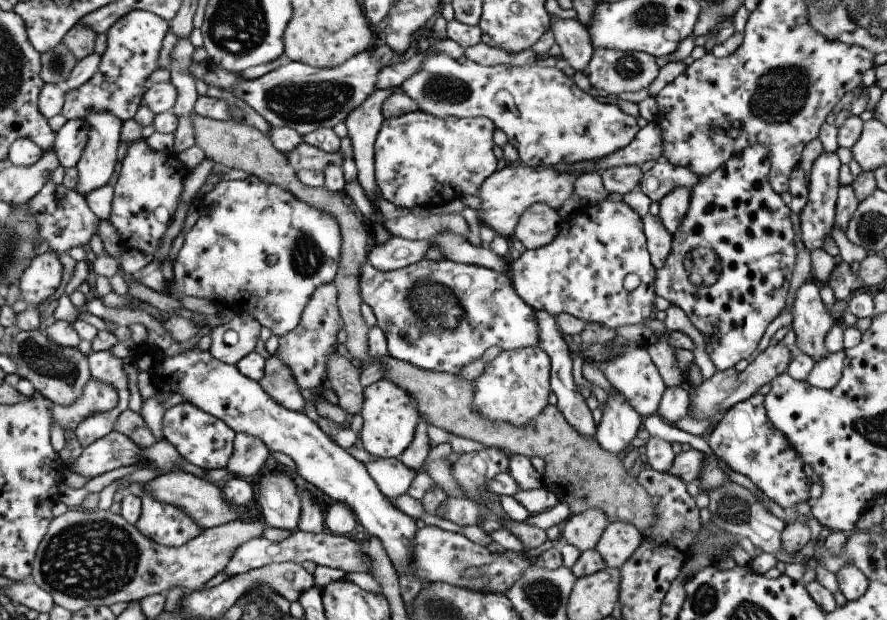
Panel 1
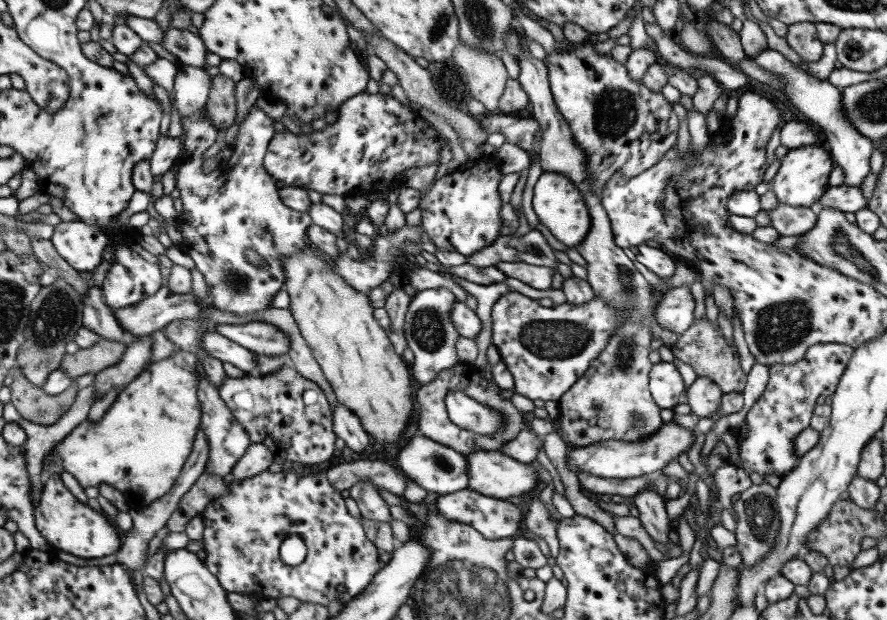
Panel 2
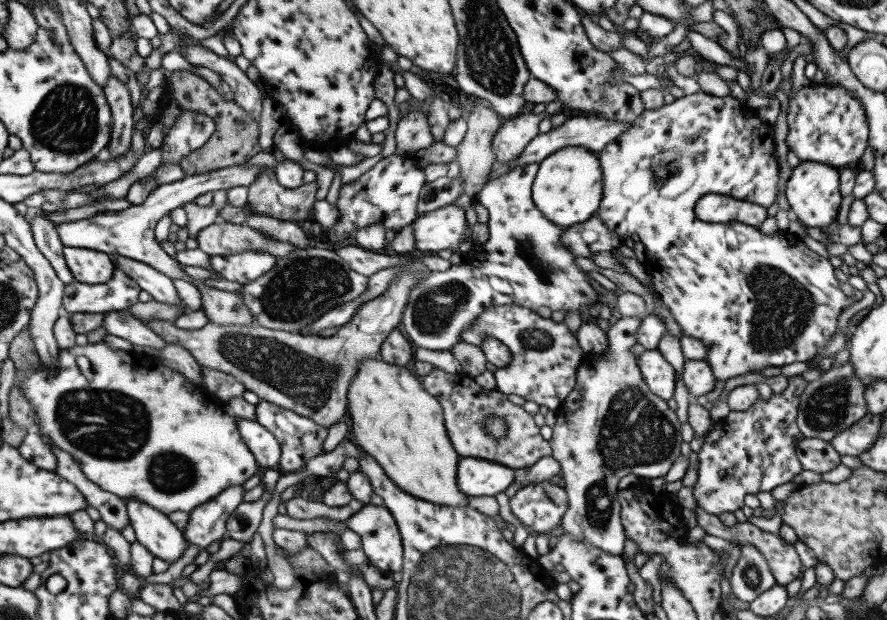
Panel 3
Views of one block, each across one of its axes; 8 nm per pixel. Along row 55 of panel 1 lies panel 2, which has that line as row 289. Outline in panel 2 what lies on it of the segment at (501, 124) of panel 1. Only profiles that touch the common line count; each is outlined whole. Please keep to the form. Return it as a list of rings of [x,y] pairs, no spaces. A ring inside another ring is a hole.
[[[446,288],[417,291],[405,314],[403,326],[406,344],[414,353],[414,363],[410,364],[414,389],[431,385],[436,374],[460,362],[456,354],[456,341],[459,334],[450,318],[450,309],[456,296]]]

